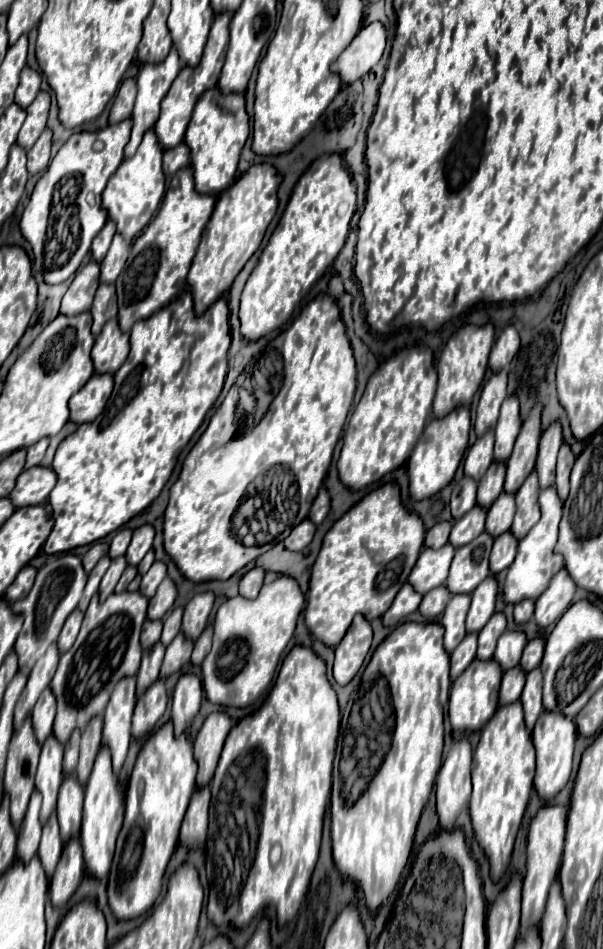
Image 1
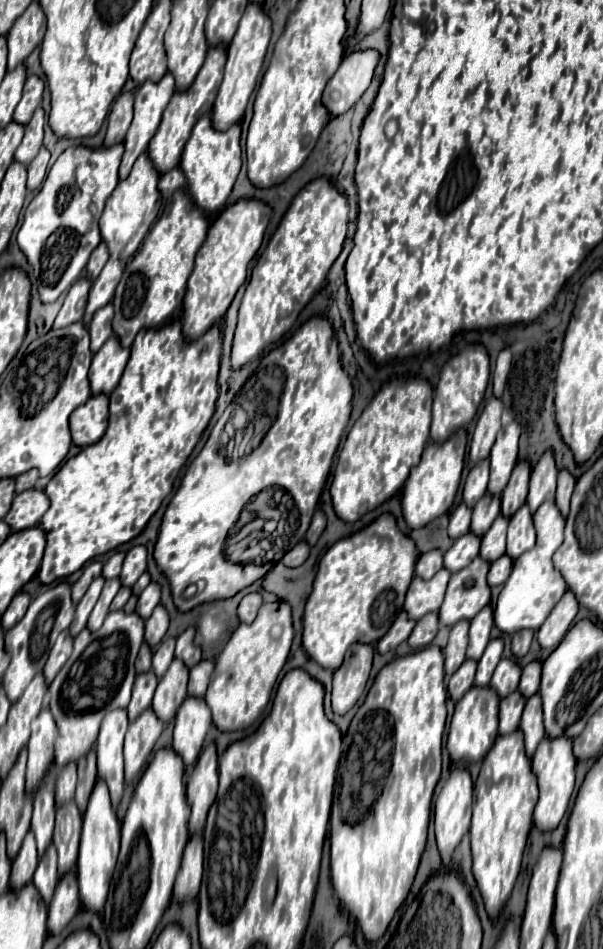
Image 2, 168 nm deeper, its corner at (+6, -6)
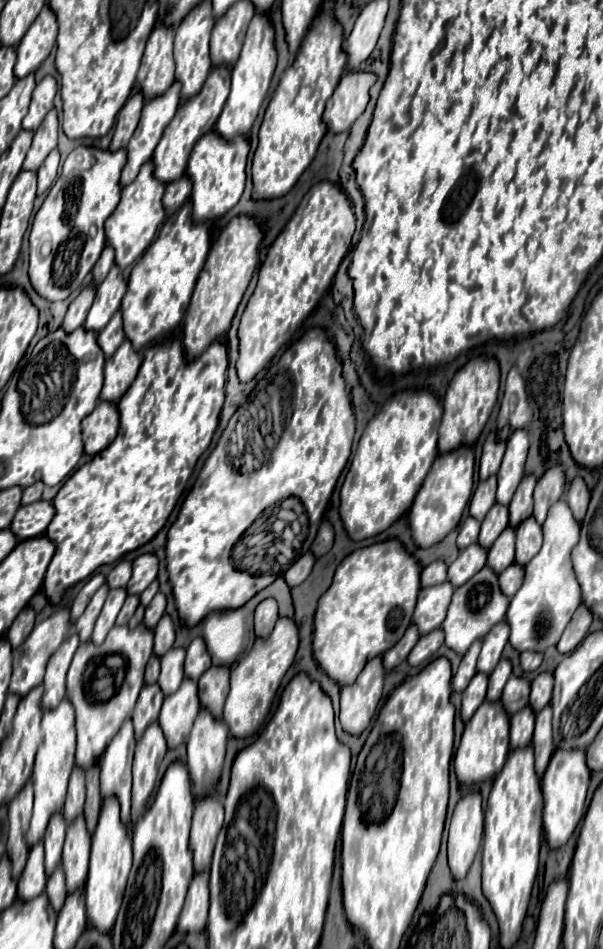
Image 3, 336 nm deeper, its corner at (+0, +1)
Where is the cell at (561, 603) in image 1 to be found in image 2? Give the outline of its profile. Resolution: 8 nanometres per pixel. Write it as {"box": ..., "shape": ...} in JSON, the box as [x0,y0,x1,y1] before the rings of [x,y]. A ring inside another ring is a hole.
{"box":[536,590,578,650],"shape":[[[566,590],[564,596],[558,600],[558,604],[552,608],[548,618],[544,620],[544,624],[536,632],[540,646],[550,648],[550,650],[556,648],[558,642],[568,632],[568,628],[572,626],[576,612],[578,612],[578,600],[570,590]]]}

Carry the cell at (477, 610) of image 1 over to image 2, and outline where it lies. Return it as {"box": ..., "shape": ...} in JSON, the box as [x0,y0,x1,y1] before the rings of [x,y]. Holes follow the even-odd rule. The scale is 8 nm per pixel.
{"box":[466,606,492,660],"shape":[[[484,606],[472,620],[468,630],[468,650],[466,656],[478,660],[482,656],[482,650],[486,648],[486,642],[490,640],[490,628],[492,628],[492,608]]]}

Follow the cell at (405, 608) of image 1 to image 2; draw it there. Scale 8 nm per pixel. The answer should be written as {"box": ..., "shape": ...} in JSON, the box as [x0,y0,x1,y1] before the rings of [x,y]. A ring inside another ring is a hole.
{"box":[376,610,416,654],"shape":[[[400,610],[398,616],[396,616],[396,620],[394,620],[394,624],[392,624],[390,630],[386,632],[386,636],[378,640],[378,644],[376,644],[378,652],[384,654],[384,652],[388,652],[390,648],[396,648],[400,642],[404,642],[404,640],[410,636],[414,624],[416,624],[416,622],[406,614],[406,610]]]}

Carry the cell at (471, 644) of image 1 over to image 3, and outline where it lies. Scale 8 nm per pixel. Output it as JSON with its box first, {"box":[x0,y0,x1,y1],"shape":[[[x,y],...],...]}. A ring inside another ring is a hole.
{"box":[462,673,488,721],"shape":[[[476,673],[466,691],[462,693],[462,721],[470,721],[476,709],[484,703],[486,699],[486,687],[488,687],[488,677]]]}

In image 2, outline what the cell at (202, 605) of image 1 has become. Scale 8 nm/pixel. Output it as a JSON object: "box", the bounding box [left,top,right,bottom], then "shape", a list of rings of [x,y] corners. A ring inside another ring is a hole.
{"box":[176,626,202,668],"shape":[[[190,626],[176,638],[176,656],[184,660],[188,668],[196,666],[202,660],[202,652],[200,646],[194,642],[194,636],[196,636],[196,628]]]}

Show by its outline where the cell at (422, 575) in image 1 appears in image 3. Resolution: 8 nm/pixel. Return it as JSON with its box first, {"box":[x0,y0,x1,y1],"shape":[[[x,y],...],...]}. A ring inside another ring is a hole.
{"box":[414,581,454,635],"shape":[[[448,581],[420,591],[416,611],[414,611],[414,625],[418,627],[420,635],[428,635],[442,625],[452,593],[454,587]]]}

